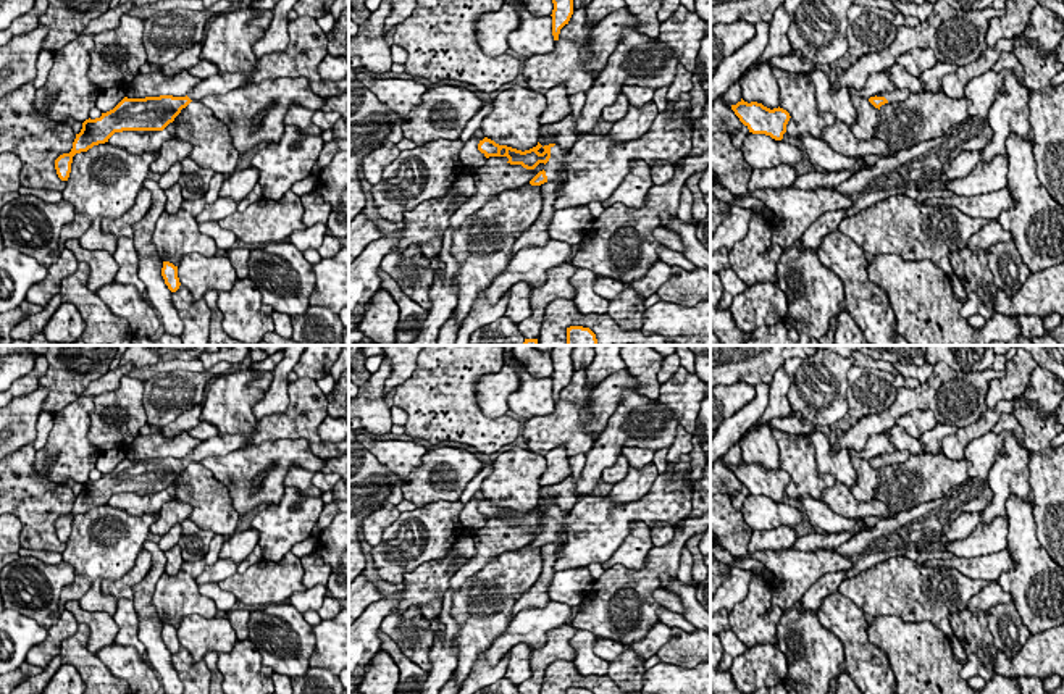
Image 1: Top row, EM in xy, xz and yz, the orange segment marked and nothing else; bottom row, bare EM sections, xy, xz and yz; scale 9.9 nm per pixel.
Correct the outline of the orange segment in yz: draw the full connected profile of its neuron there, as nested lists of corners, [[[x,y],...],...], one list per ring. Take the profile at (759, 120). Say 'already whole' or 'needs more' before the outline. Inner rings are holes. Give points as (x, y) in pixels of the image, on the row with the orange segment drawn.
already whole | [[[743,98],[731,105],[731,110],[739,118],[739,121],[752,134],[765,134],[775,140],[781,140],[786,132],[786,124],[790,121],[790,113],[783,108],[767,108],[757,102],[744,102]]]

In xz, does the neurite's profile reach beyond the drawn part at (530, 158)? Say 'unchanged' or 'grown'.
grown

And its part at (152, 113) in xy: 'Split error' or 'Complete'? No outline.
Split error

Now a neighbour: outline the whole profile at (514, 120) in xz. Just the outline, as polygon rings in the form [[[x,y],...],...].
[[[513,86],[491,102],[491,111],[481,123],[481,134],[499,145],[530,150],[539,142],[539,118],[546,108],[544,94]]]

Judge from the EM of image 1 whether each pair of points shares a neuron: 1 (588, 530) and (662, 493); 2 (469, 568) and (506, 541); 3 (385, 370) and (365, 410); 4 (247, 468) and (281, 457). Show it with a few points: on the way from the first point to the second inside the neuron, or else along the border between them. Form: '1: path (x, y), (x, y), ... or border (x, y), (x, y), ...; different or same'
1: path (606, 525), (627, 514), (645, 510); same
2: path (478, 560), (496, 543); same
3: path (378, 380), (370, 401); same
4: path (255, 460), (273, 457); same

